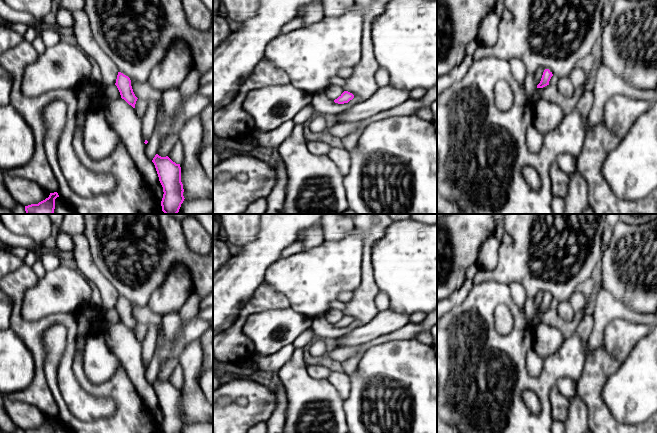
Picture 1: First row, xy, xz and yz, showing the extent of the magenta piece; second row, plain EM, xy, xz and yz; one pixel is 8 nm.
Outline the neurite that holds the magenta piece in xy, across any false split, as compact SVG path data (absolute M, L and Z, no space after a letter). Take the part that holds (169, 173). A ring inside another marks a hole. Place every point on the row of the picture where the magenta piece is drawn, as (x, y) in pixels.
M158 154L155 155L152 162L163 187L162 211L165 214L177 214L185 199L180 164L176 164L168 156L161 157Z

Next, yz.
M545 69L541 78L540 83L537 85L537 88L543 88L549 85L549 81L553 76L552 72L549 69Z

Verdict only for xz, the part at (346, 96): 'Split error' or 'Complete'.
Complete

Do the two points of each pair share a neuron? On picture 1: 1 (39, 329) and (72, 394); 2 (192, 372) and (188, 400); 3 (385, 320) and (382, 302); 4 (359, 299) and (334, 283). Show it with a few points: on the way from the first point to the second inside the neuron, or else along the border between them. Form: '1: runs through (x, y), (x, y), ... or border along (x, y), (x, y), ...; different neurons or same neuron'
1: runs through (63, 321), (71, 329), (67, 370); same neuron
2: runs through (191, 379), (191, 393); same neuron
3: border along (389, 309), (380, 311); different neurons
4: border along (361, 269), (361, 281), (352, 291); different neurons

